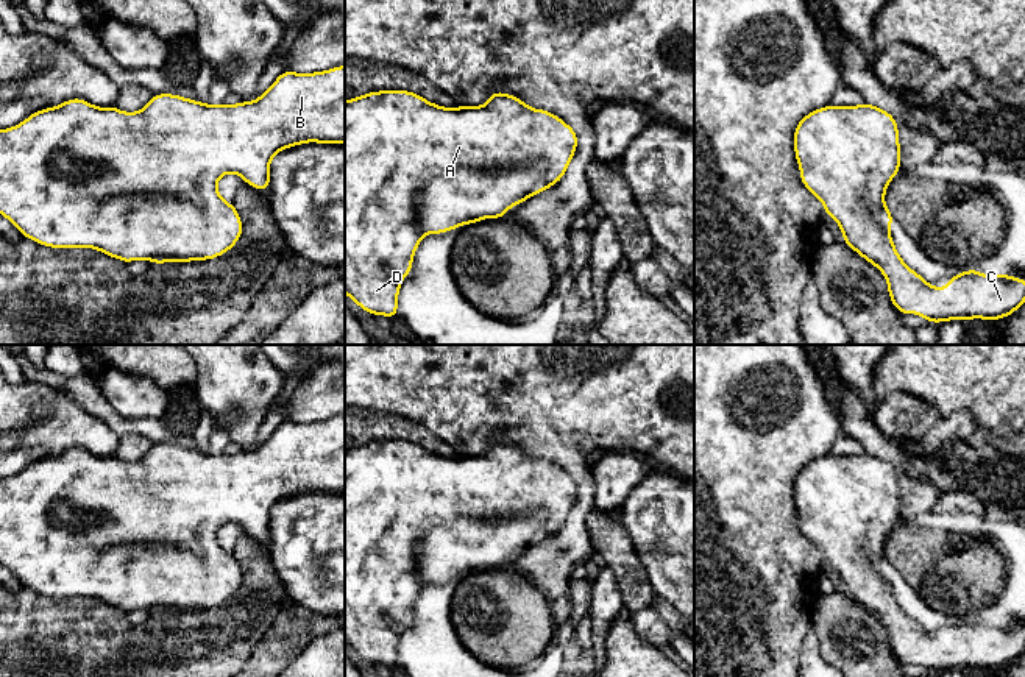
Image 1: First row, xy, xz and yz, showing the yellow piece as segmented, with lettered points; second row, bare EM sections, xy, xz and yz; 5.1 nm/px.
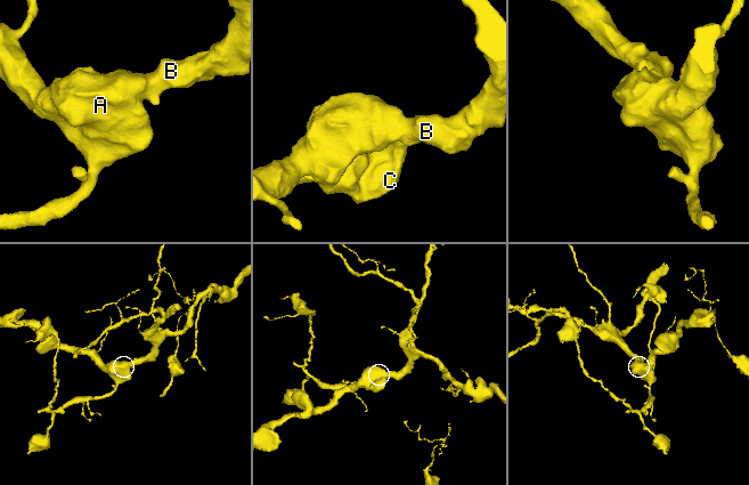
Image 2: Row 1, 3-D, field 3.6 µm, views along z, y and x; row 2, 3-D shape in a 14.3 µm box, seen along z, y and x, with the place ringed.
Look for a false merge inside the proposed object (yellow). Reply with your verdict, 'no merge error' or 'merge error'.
no merge error

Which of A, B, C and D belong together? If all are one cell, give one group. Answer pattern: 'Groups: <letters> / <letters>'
Groups: A B C D

